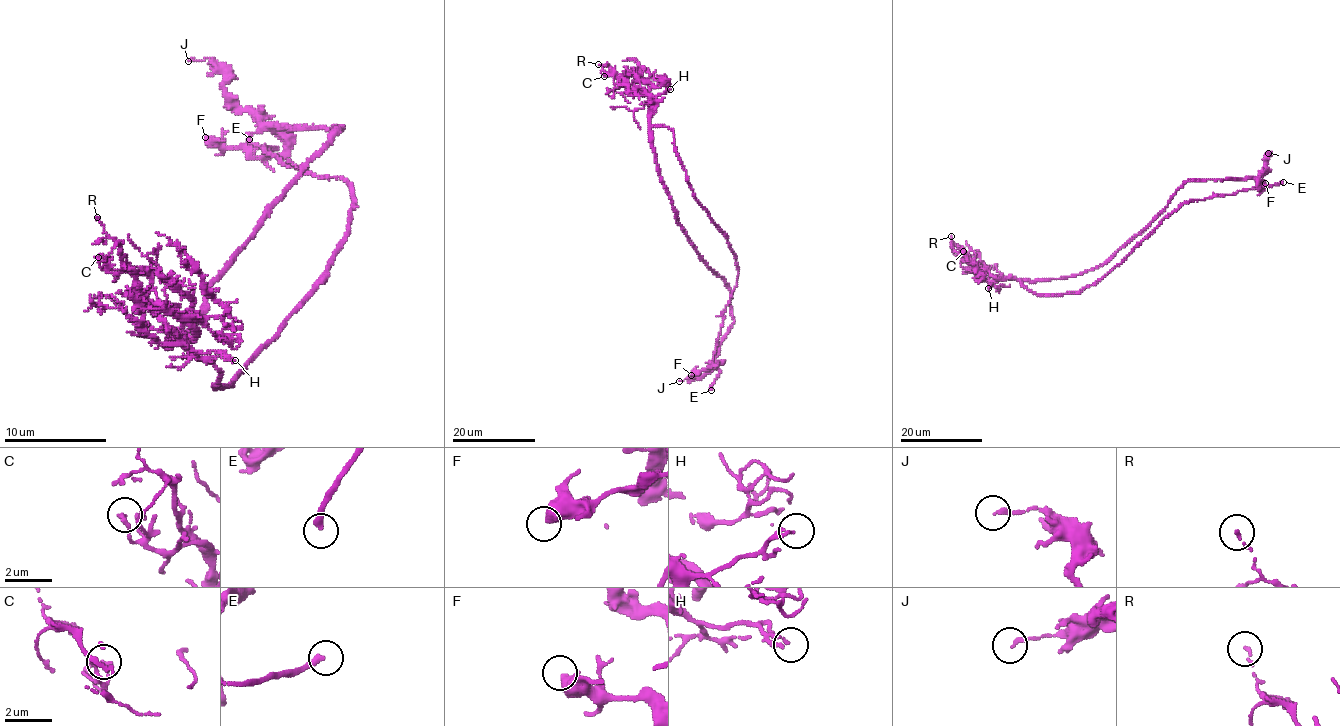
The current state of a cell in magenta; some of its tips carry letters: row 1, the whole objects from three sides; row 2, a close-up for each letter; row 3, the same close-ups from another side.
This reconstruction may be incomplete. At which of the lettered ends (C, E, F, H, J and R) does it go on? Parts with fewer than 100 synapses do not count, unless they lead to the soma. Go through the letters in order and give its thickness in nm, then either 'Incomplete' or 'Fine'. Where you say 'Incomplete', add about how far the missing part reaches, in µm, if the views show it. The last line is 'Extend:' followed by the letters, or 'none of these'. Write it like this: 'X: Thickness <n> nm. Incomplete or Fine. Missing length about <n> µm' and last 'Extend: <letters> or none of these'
C: Thickness 160 nm. Fine
E: Thickness 280 nm. Incomplete. Missing length about 8 µm
F: Thickness 480 nm. Fine
H: Thickness 190 nm. Fine
J: Thickness 160 nm. Fine
R: Thickness 110 nm. Fine
Extend: E

